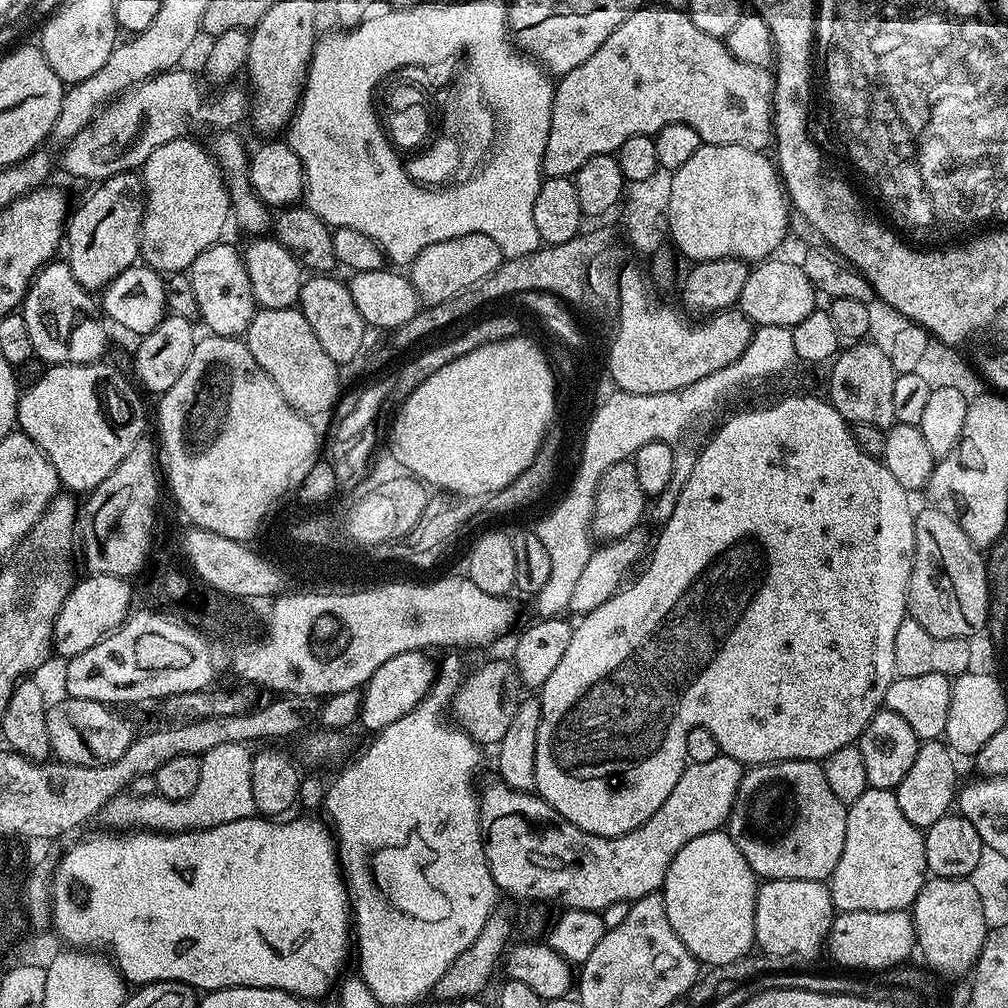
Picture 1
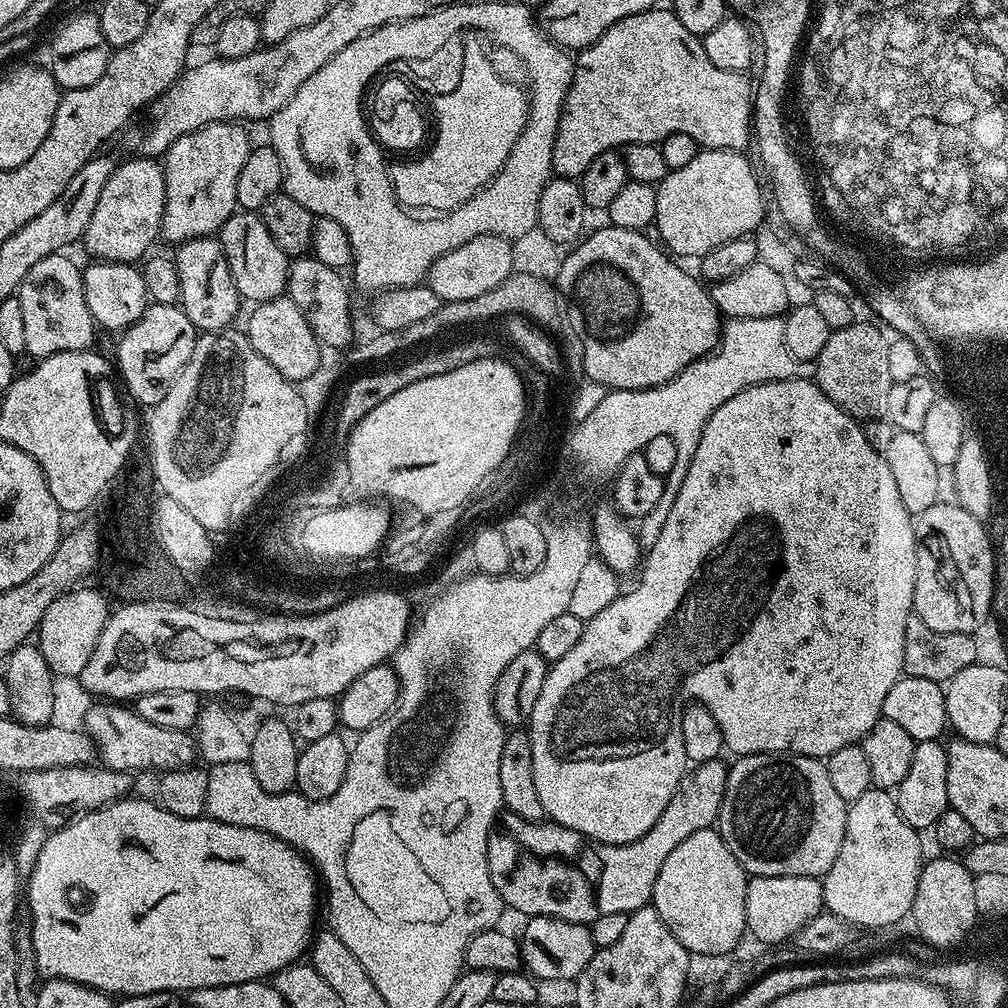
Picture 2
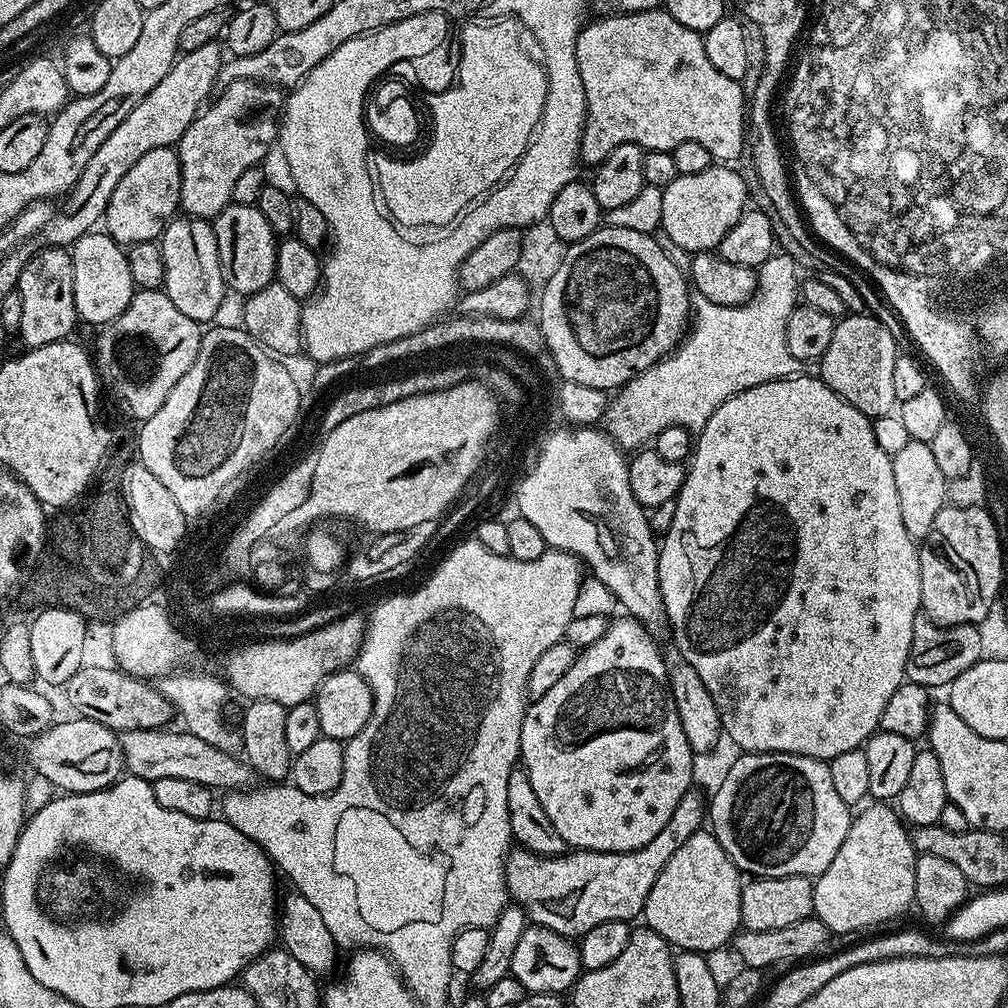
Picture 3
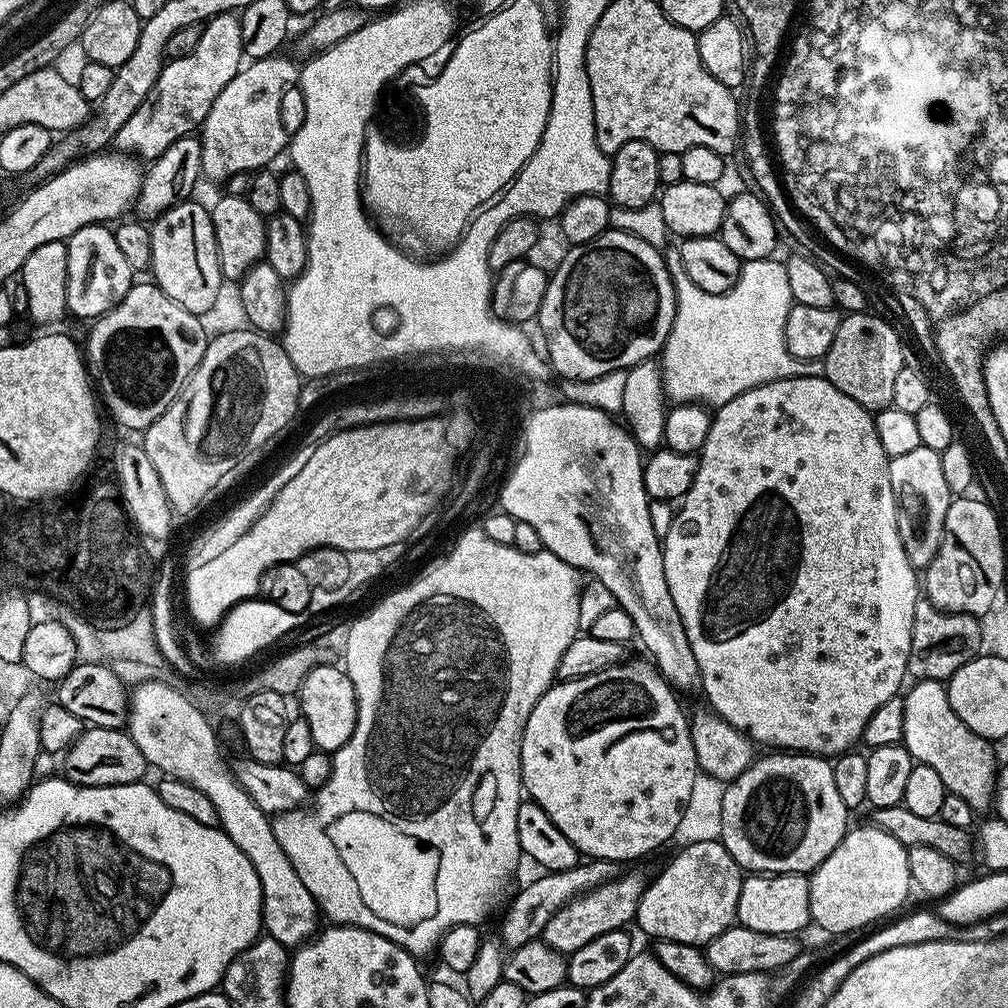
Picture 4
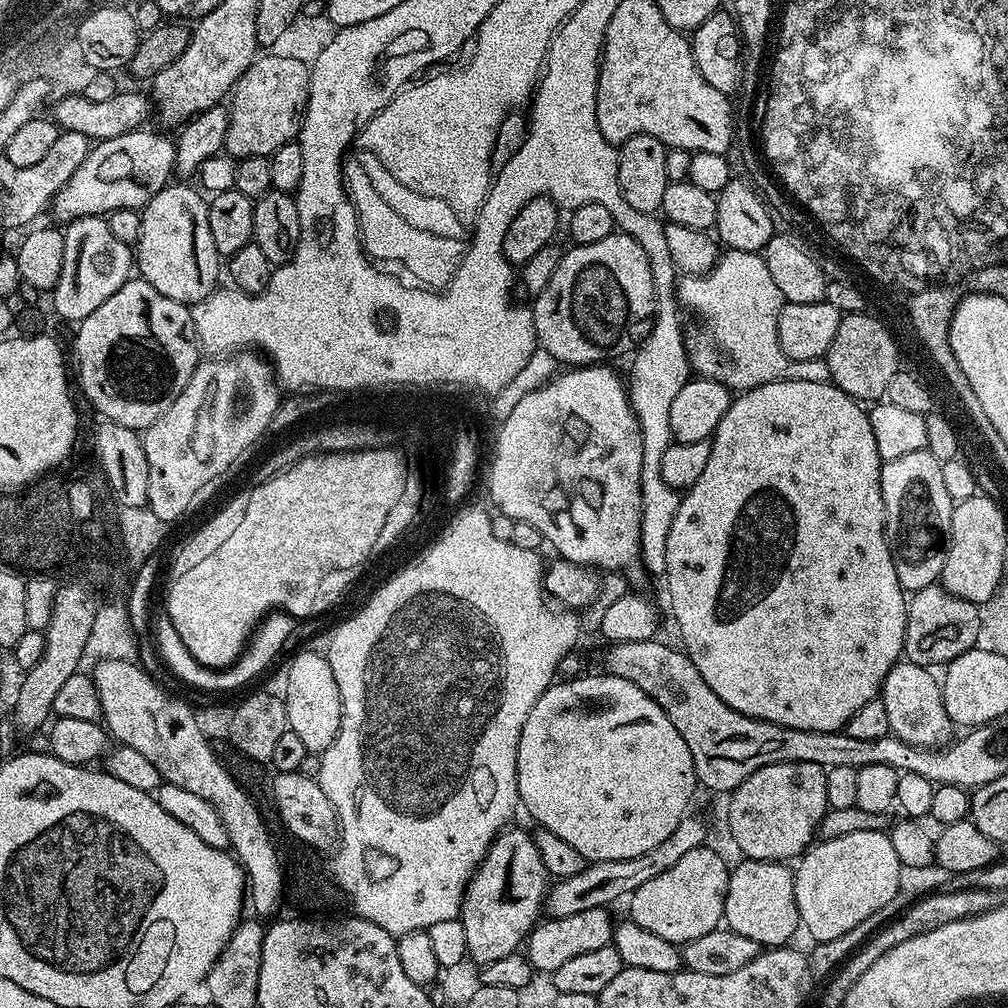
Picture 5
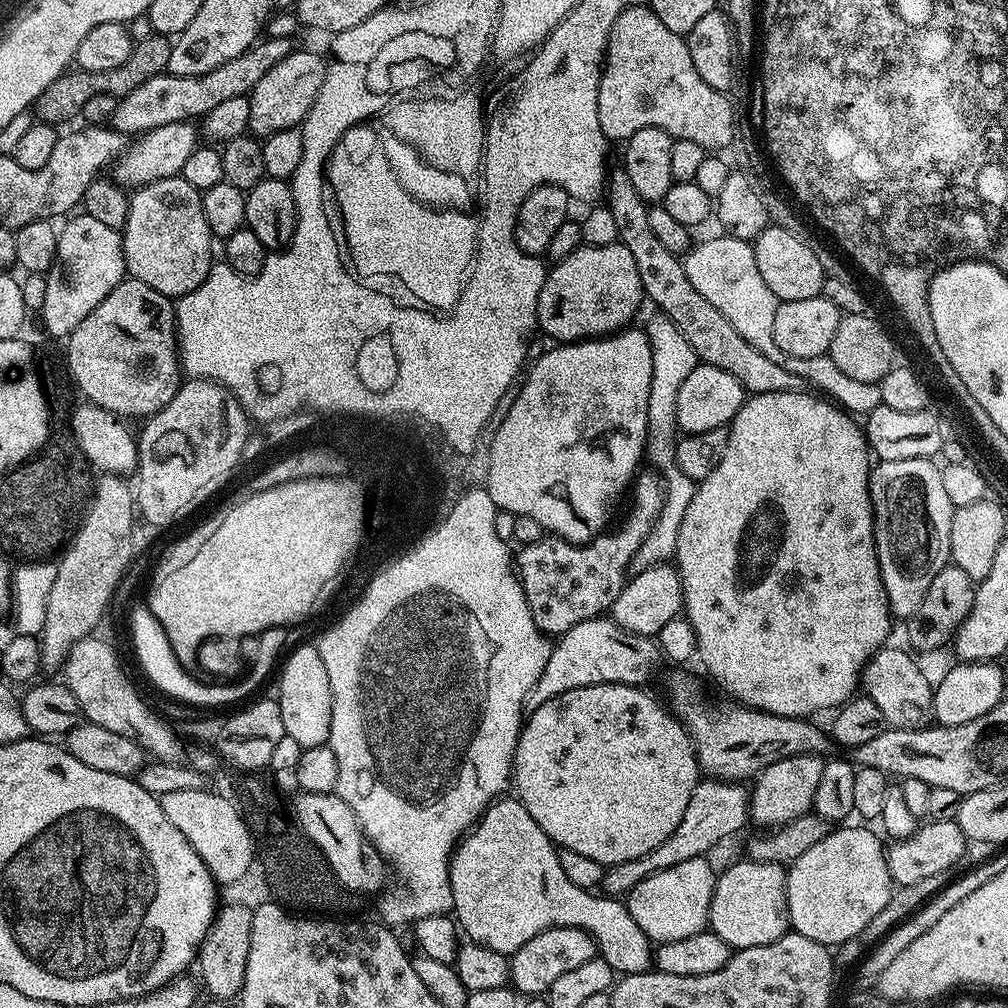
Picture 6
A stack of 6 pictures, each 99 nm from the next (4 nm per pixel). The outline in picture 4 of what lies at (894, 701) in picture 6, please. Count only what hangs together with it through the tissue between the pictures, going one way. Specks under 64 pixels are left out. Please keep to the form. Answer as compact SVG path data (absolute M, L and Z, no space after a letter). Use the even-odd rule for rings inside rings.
M916 680L913 688L903 693L904 717L902 718L902 741L905 750L917 764L932 767L953 796L962 798L972 807L973 813L984 814L993 807L996 795L998 763L996 752L989 741L984 740L950 706L948 689L938 680Z

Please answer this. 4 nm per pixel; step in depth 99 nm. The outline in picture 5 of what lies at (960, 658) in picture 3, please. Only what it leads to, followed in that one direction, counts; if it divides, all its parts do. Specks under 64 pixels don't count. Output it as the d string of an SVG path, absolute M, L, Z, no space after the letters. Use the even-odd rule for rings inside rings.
M939 582L911 593L907 601L908 617L902 653L907 663L932 670L935 664L946 666L958 658L958 654L966 654L971 648L977 647L982 621L981 605L950 594Z

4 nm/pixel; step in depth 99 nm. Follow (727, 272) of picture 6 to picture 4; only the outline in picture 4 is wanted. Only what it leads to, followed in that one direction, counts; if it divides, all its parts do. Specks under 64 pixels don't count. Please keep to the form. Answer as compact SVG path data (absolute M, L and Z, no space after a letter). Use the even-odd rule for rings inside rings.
M669 247L664 252L664 261L668 263L668 273L676 287L676 313L658 363L664 378L664 395L673 405L701 404L718 409L738 398L738 394L775 380L789 380L792 376L823 376L823 360L796 360L794 354L786 350L786 314L790 314L794 301L786 270L779 259L743 261L734 286L722 294L706 294L706 290L698 290L698 286L686 278L679 247Z

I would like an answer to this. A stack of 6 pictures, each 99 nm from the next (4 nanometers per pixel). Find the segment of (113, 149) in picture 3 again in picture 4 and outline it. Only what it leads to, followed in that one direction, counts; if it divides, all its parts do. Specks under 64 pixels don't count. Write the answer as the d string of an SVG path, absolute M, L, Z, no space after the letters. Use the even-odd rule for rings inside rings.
M220 12L212 17L201 27L198 46L194 46L193 52L186 54L186 58L165 63L162 74L158 74L158 82L154 82L154 90L146 94L142 106L138 106L138 110L126 118L122 130L118 130L115 151L151 162L174 146L178 138L193 135L203 125L206 114L210 114L214 98L218 98L230 78L240 72L244 59L239 15Z

